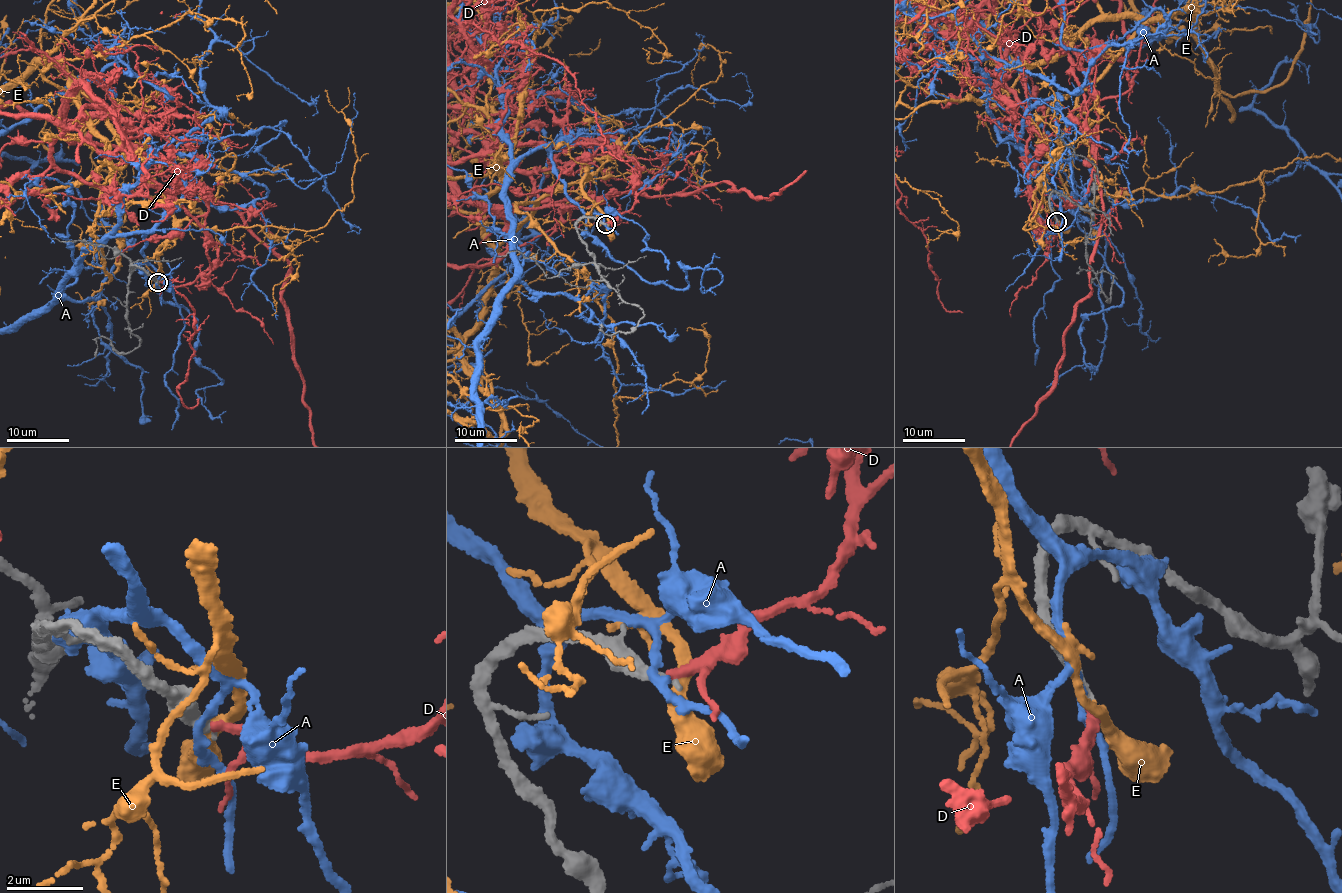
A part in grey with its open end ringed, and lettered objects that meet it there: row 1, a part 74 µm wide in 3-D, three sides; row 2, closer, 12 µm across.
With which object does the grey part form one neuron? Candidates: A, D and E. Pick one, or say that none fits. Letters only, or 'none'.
D

